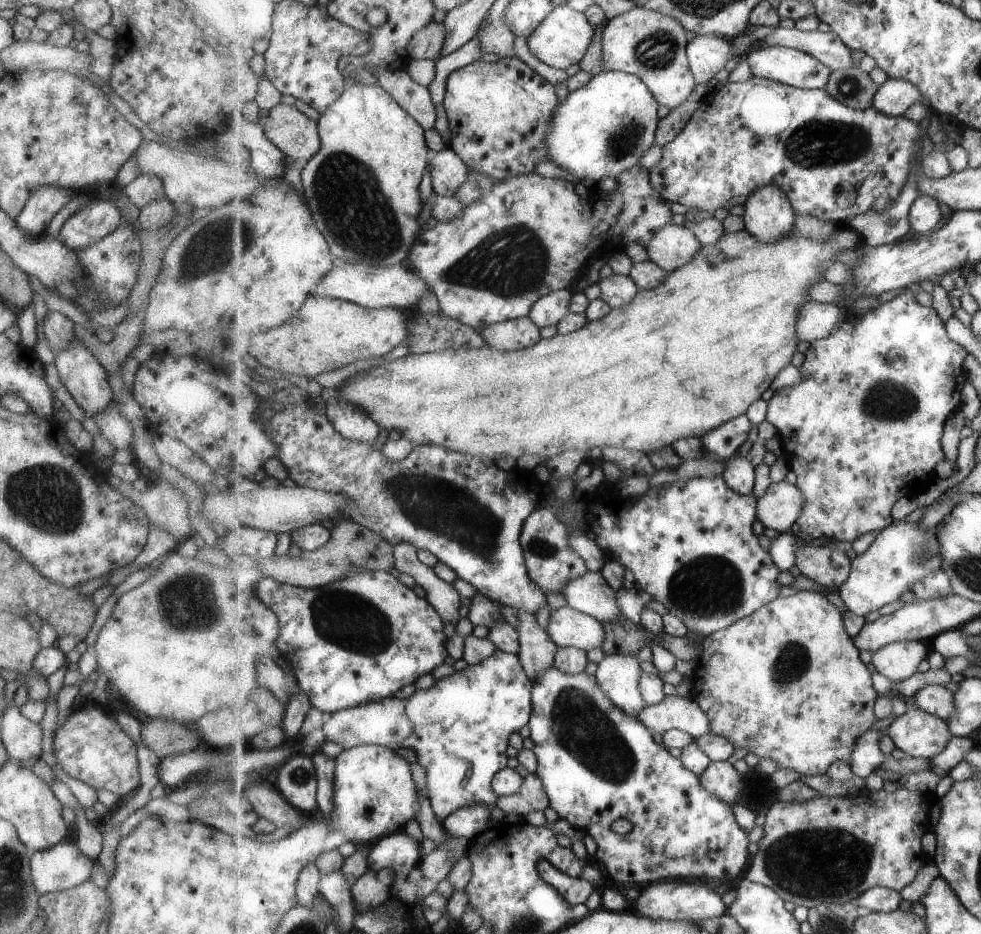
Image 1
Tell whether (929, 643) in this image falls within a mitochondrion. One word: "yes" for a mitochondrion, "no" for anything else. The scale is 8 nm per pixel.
no

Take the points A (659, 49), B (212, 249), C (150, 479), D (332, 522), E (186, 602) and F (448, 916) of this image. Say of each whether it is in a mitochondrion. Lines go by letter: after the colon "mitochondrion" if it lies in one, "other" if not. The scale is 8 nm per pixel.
A: mitochondrion
B: mitochondrion
C: other
D: other
E: mitochondrion
F: other

